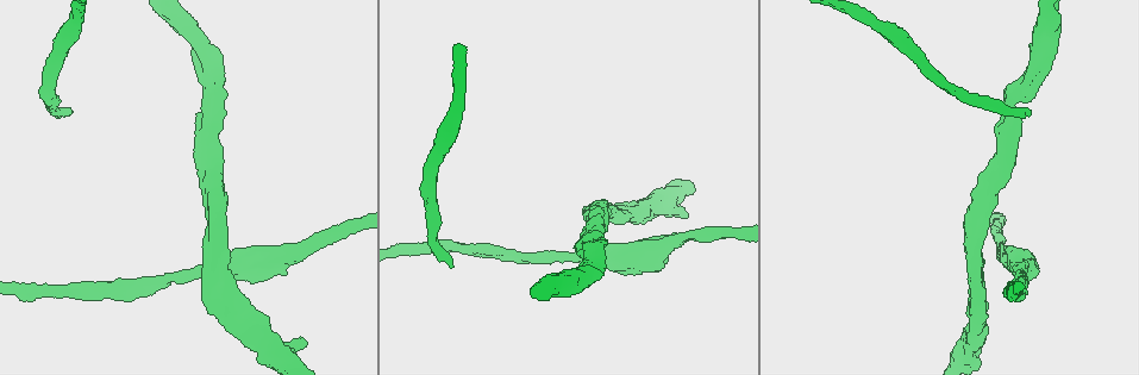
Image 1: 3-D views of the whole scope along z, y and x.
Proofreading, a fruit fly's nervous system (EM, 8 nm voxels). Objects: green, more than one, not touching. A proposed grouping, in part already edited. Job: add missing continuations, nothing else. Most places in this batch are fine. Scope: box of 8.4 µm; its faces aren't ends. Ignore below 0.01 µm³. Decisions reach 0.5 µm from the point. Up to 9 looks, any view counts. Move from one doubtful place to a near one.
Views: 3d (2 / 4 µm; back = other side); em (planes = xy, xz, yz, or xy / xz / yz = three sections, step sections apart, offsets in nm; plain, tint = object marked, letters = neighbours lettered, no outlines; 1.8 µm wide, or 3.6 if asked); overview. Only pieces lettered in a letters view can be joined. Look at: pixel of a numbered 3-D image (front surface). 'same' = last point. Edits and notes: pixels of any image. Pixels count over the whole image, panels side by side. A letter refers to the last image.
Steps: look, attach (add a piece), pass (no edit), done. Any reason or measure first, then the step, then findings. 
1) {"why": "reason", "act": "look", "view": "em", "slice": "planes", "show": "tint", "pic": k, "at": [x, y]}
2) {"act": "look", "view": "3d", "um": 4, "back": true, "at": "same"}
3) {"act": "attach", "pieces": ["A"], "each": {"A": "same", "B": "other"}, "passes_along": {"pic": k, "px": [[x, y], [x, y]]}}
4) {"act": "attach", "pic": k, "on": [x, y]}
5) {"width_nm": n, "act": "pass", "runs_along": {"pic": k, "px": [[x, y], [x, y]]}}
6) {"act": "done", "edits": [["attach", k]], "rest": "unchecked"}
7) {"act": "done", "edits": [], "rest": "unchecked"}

{"why": "an open end", "act": "look", "view": "3d", "um": 2, "pic": 1, "at": [305, 339]}

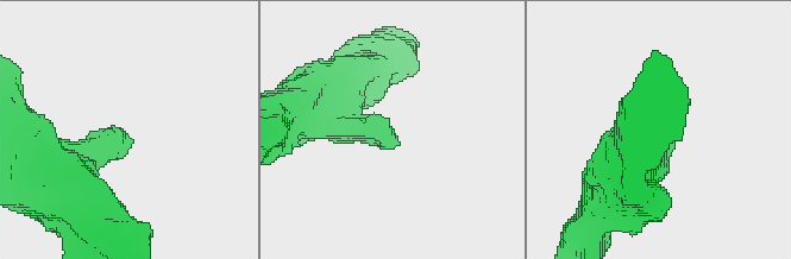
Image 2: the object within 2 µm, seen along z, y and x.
{"why": "now the EM", "act": "look", "view": "em", "slice": "xz", "step": 4, "show": "tint", "pic": 2, "at": [125, 135]}

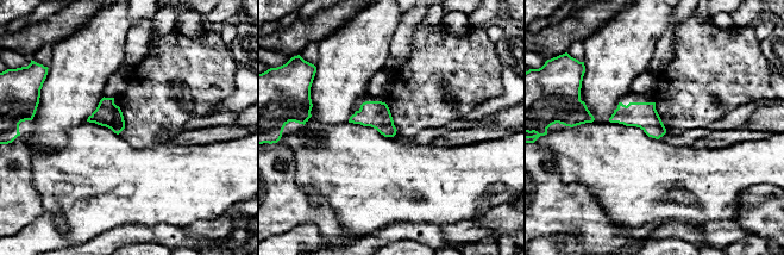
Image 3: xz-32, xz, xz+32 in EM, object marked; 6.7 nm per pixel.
{"act": "look", "view": "em", "slice": "xy", "step": 16, "show": "letters", "at": "same"}

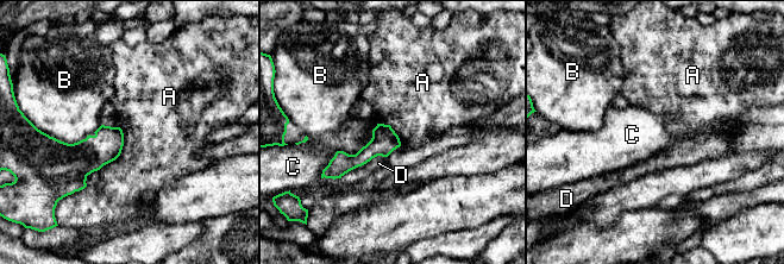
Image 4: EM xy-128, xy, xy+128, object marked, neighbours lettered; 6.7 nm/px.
{"act": "pass", "each": {"A": "other", "B": "other", "C": "other", "D": "other"}, "border": {"pic": 4, "px": [[119, 126], [121, 152], [99, 170]]}, "found": "no lettered piece goes on from it"}

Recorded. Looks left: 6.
{"why": "branch stops here", "act": "look", "view": "em", "slice": "planes", "show": "letters", "pic": 1, "at": [241, 293]}

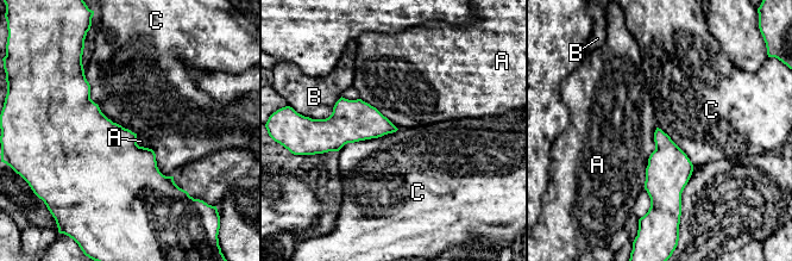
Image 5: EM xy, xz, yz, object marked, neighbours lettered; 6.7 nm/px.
{"act": "pass", "each": {"A": "other", "B": "other", "C": "other"}, "found": "no lettered piece goes on from it"}

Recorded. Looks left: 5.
{"why": "an open end", "act": "look", "view": "em", "slice": "planes", "show": "letters", "pic": 1, "at": [71, 111]}

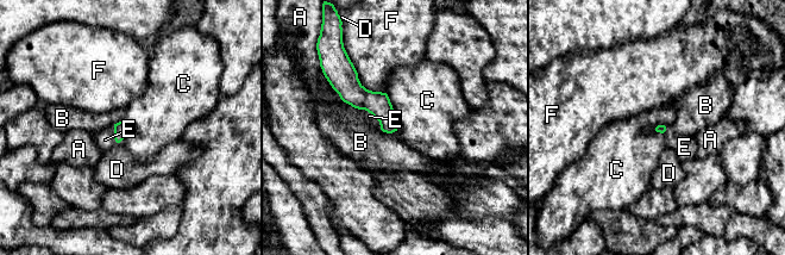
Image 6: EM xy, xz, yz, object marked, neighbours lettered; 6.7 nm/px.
{"act": "attach", "pieces": ["E"], "each": {"A": "other", "B": "other", "C": "other", "D": "other", "E": "same", "F": "other"}, "passes_along": {"pic": 6, "px": [[121, 129], [114, 135], [105, 140]]}, "found": "the cell continues"}

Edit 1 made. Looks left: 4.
{"why": "thin neck", "act": "look", "view": "3d", "um": 4, "pic": 1, "at": [1010, 99]}

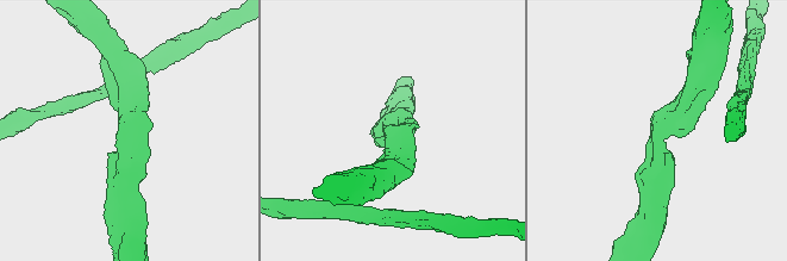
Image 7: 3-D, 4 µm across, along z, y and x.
{"arm_widths_nm": [340, 420], "act": "look", "view": "em", "slice": "planes", "show": "tint", "pic": 7, "at": [394, 133]}

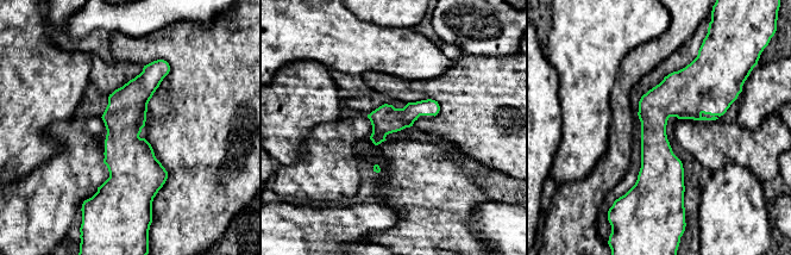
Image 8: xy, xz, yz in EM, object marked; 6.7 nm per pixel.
{"act": "look", "view": "em", "slice": "planes", "show": "letters", "at": "same"}

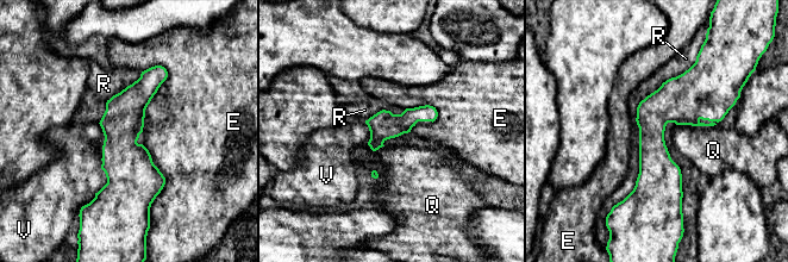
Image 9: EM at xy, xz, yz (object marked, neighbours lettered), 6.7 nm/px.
{"width_nm": 200, "act": "pass", "each": {"E": "other", "Q": "other", "R": "other", "V": "other"}, "border": {"pic": 9, "px": [[676, 124], [715, 125]]}, "found": "none of them fits"}

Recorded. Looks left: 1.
{"act": "done", "edits": [["attach", 6]], "rest": "unchecked"}

